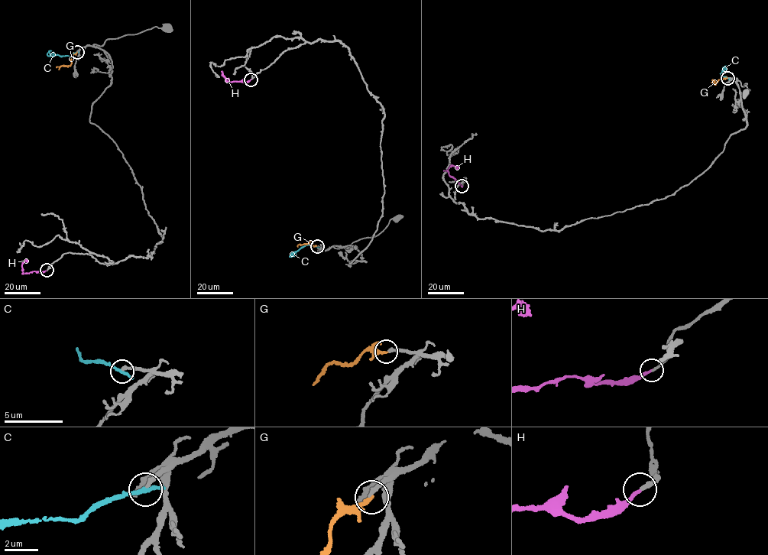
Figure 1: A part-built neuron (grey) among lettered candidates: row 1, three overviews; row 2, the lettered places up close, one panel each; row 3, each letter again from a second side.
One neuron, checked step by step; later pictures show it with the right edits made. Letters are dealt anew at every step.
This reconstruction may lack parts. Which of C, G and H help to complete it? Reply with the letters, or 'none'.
G, H

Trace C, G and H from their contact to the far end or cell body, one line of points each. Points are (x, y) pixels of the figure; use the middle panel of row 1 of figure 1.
C: (317, 246), (304, 245), (293, 254)
G: (317, 246), (313, 245), (311, 241), (299, 244), (297, 247)
H: (251, 79), (247, 82), (228, 82), (221, 73), (229, 78)

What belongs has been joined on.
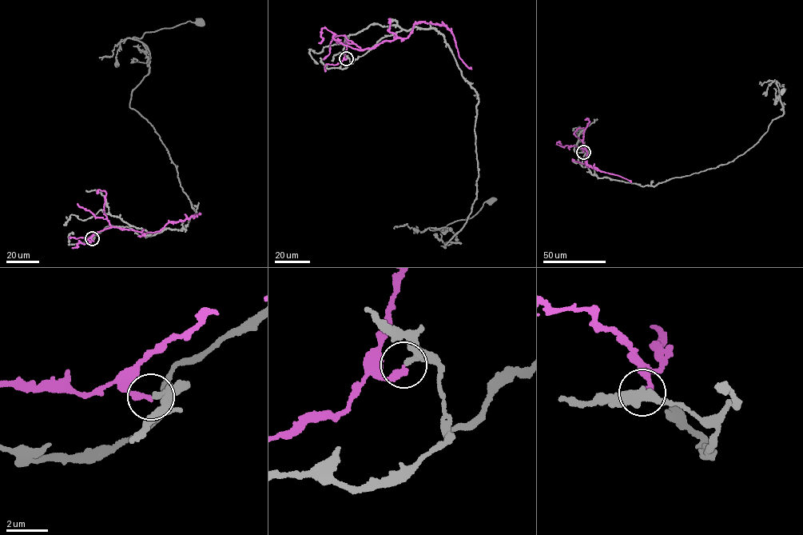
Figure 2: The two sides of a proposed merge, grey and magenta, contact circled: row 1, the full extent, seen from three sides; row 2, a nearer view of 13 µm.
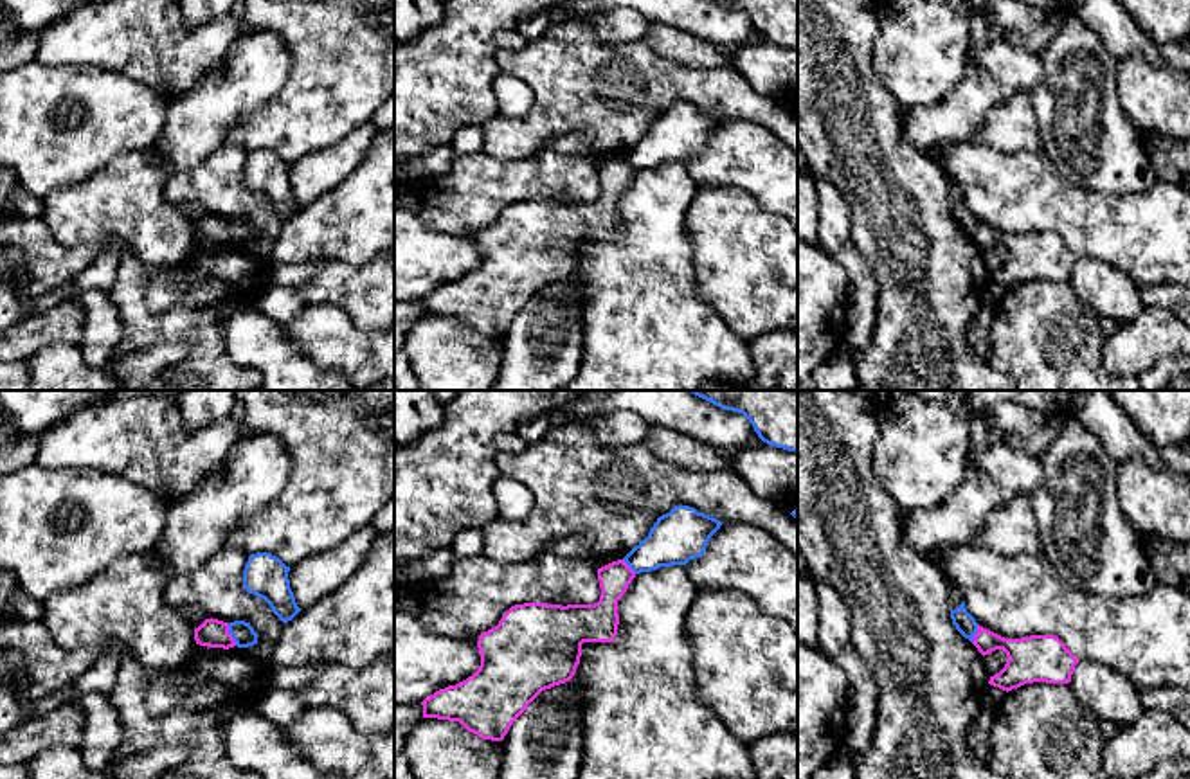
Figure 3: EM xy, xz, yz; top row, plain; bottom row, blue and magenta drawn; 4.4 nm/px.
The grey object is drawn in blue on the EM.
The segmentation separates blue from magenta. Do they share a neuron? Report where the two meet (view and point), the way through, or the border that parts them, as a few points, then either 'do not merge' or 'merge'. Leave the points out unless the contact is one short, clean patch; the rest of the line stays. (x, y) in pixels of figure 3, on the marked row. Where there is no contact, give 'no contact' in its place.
xy (231, 634) | along xy (225, 623), (236, 644) | do not merge

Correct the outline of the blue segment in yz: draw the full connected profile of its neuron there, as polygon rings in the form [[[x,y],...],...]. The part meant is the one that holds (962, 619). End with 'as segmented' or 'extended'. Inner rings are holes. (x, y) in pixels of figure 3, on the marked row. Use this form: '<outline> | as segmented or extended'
[[[965,601],[956,608],[951,610],[951,619],[956,630],[969,639],[970,642],[974,640],[974,635],[978,633],[978,622],[976,619],[967,612]]] | as segmented

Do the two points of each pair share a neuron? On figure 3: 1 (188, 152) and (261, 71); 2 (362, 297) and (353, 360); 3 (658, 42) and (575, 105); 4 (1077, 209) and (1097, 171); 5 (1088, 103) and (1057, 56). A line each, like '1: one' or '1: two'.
1: one
2: two
3: two
4: two
5: one

